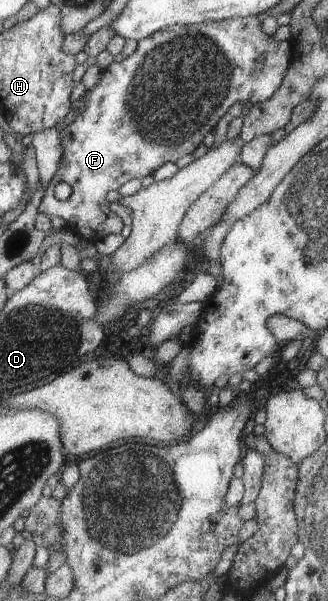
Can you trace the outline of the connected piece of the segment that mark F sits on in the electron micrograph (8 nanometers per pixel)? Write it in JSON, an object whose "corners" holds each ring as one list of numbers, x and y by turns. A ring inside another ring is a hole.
{"corners":[[241,17,241,19,228,19,218,22,207,22,202,24,182,26,178,24,170,29,158,31,150,35,145,40,137,43,136,50,122,62,112,62,104,71,100,81,90,90,85,91,84,107,79,111,77,118,74,119,69,125,60,131,62,137,63,157,61,158,61,169,55,173,45,190,45,197,39,206,40,213,51,215,51,217,61,217,65,221,64,230,70,231,73,235,78,235,85,241,95,243,101,241,104,237,111,234,120,234,123,231,123,219,116,215,109,209,109,199,107,193,111,190,121,189,121,185,125,185,132,179,142,179,147,175,159,169,162,165,169,162,179,161,182,157,189,155,204,143,204,139,211,133,223,116,235,105,235,103,250,102,253,105,256,103,265,103,279,91,279,87,283,85,285,76,291,67,293,61,293,47,292,42,277,41,274,36,267,35,264,30,264,22,255,17],[61,182,67,183,72,188,72,193,67,200,59,200,55,197,55,186]]}

